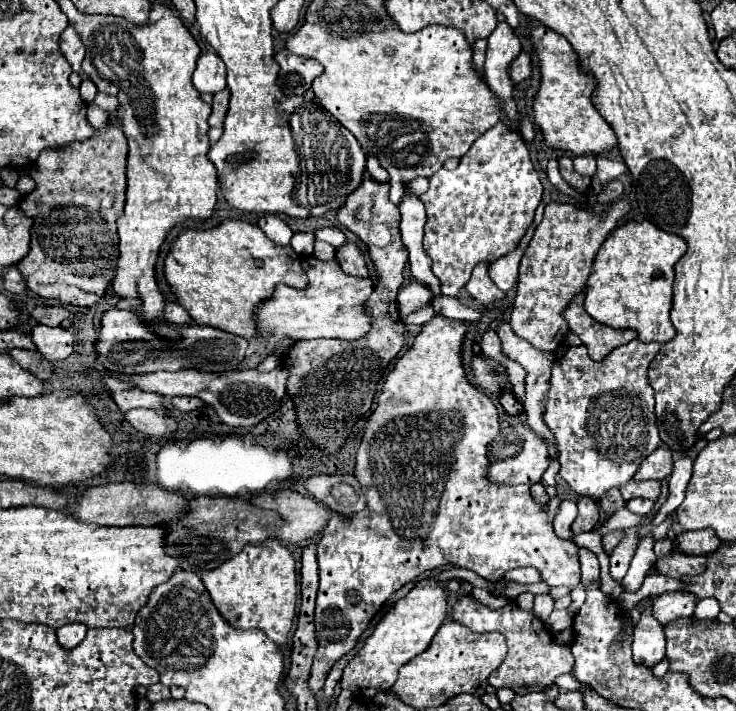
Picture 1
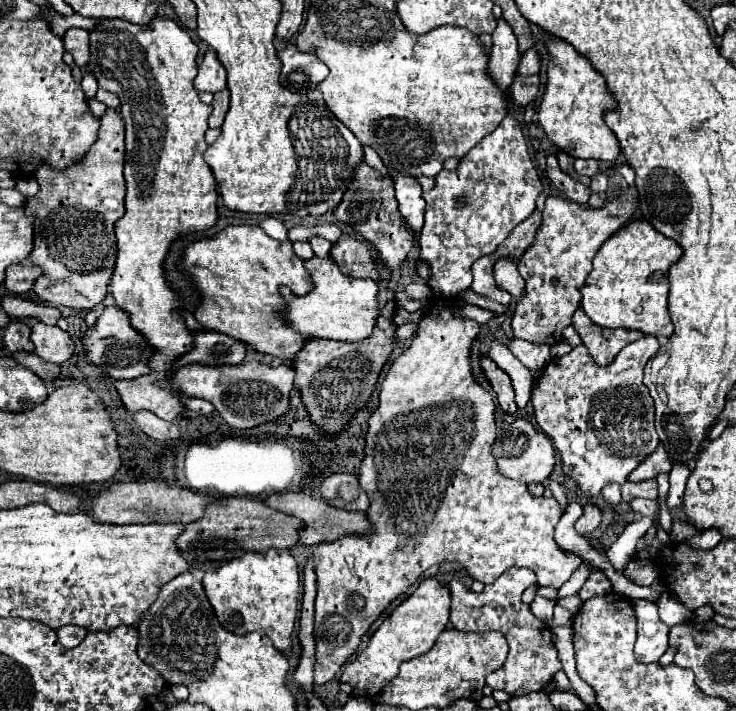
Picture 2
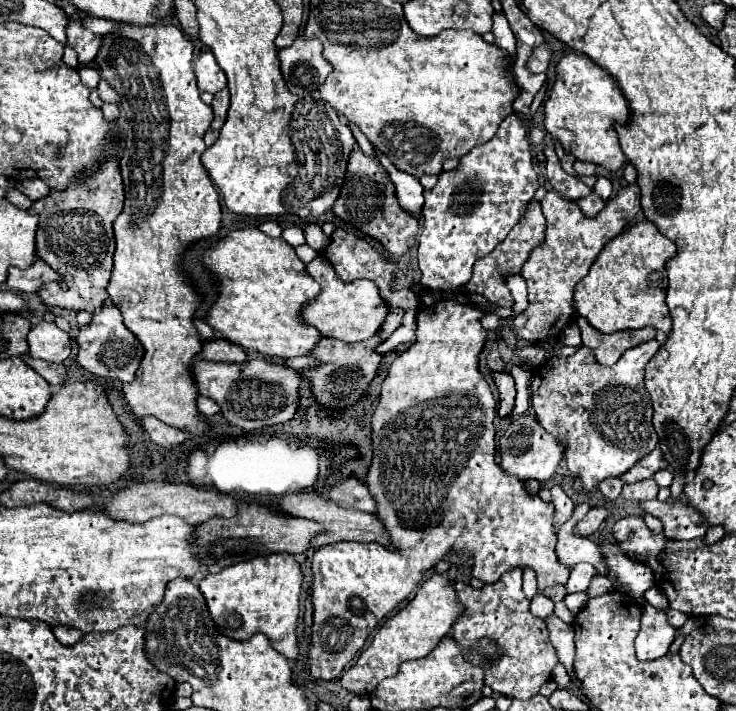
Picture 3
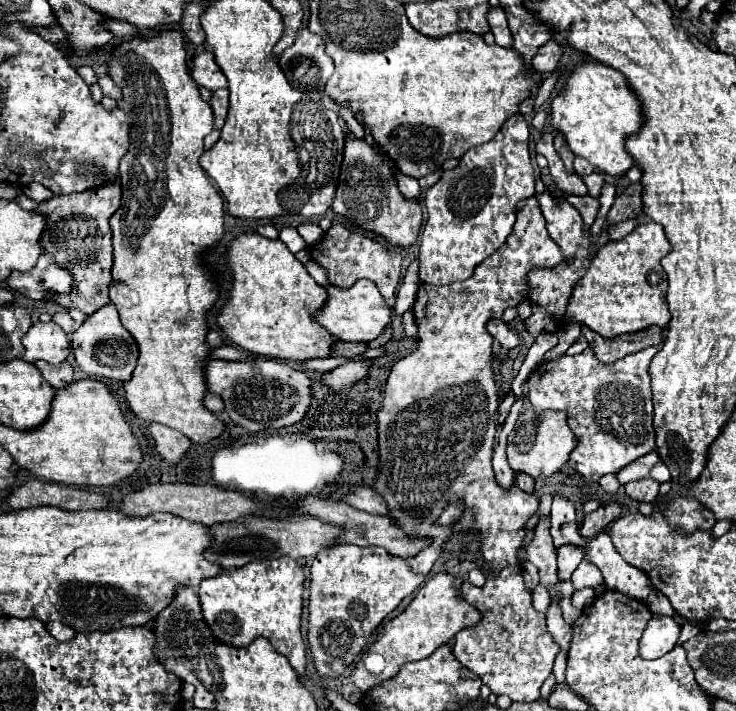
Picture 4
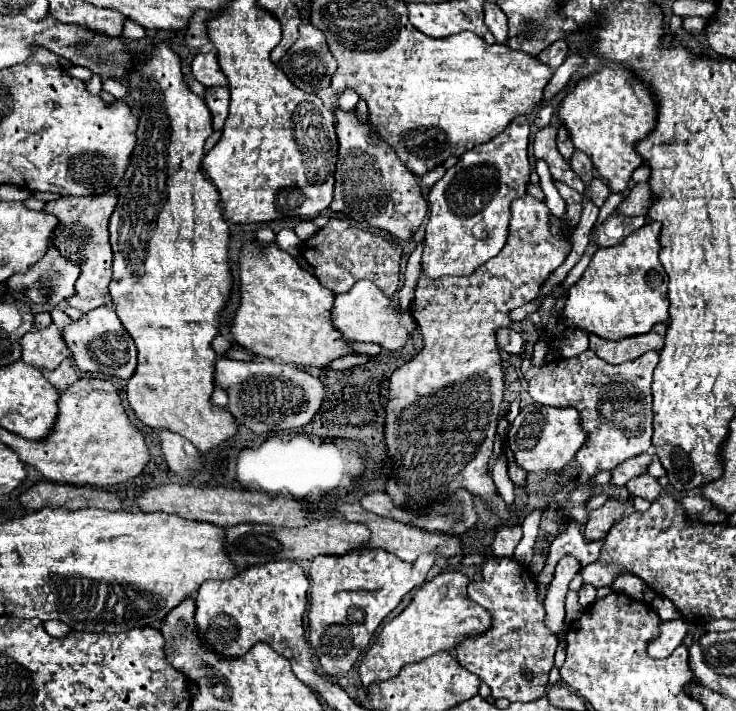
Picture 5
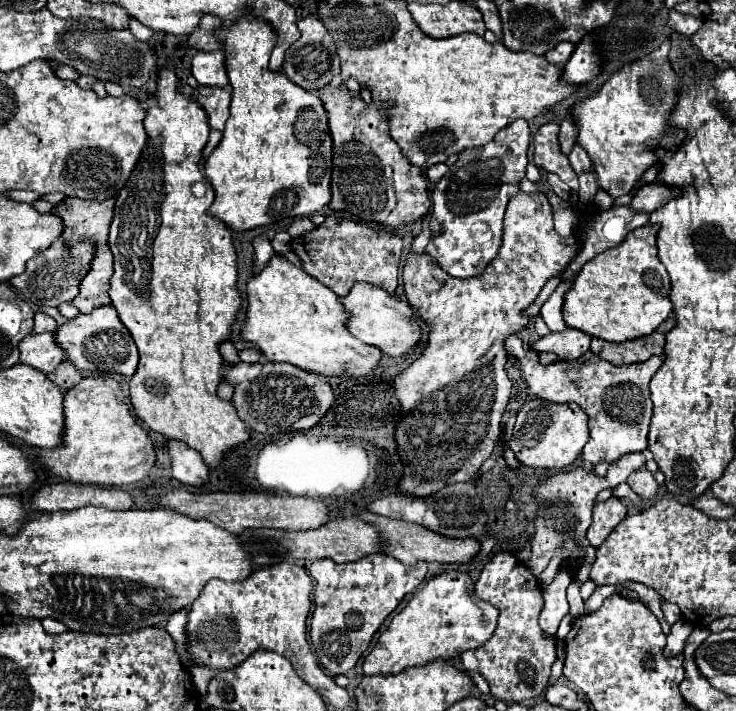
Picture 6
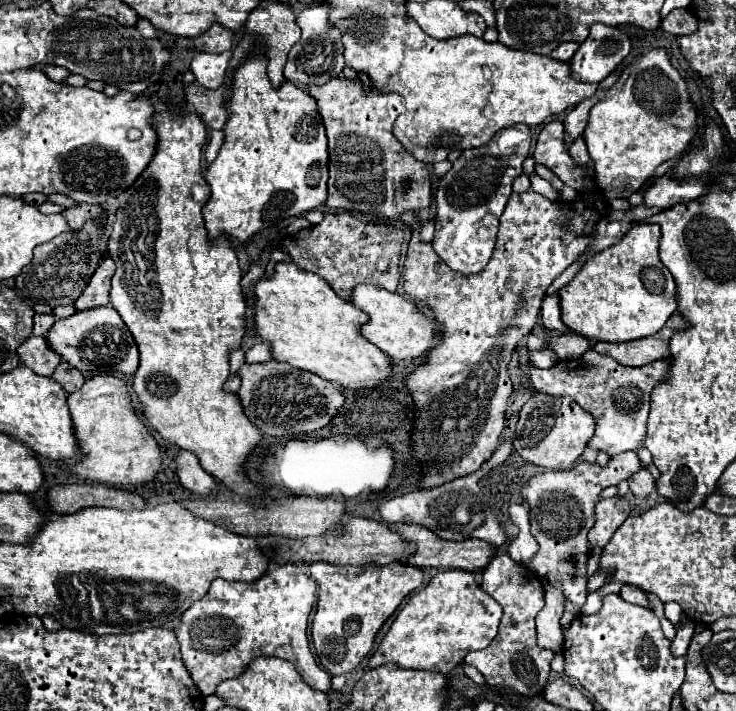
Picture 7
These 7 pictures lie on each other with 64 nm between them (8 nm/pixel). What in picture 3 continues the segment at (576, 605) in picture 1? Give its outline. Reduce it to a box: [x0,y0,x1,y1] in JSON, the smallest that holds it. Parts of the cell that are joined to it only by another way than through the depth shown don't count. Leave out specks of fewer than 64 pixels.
[586,574,612,598]

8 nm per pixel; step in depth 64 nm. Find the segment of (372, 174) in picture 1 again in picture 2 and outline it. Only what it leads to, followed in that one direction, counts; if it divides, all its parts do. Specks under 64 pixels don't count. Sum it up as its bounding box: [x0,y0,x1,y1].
[364,146,388,176]

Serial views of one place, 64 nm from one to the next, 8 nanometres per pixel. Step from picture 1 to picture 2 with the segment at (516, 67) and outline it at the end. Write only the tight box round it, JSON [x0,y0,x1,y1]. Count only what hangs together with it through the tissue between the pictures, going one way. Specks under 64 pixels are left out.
[516,50,540,76]

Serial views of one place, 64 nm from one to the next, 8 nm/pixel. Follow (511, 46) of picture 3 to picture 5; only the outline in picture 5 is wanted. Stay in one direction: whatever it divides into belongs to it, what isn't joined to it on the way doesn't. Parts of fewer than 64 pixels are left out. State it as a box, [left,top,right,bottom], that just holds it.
[484,4,508,44]

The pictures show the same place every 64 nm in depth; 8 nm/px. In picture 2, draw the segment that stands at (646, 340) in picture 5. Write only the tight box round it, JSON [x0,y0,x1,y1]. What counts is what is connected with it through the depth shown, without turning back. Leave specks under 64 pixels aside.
[572,306,642,366]

